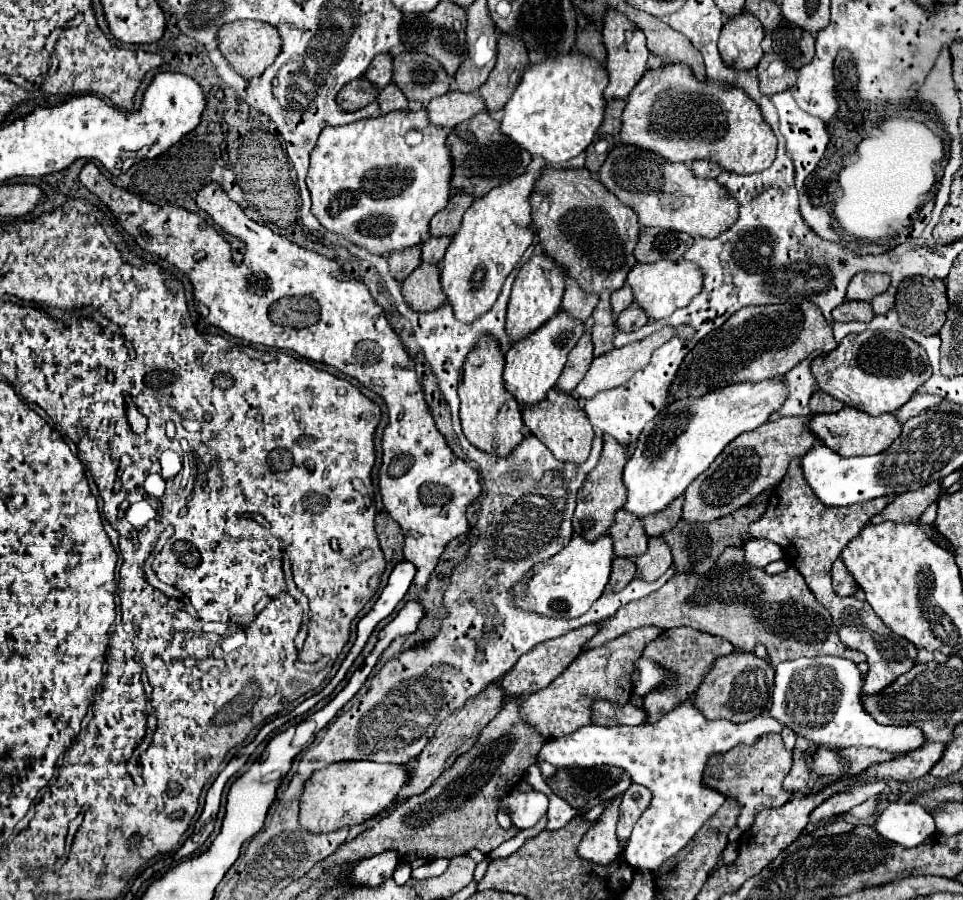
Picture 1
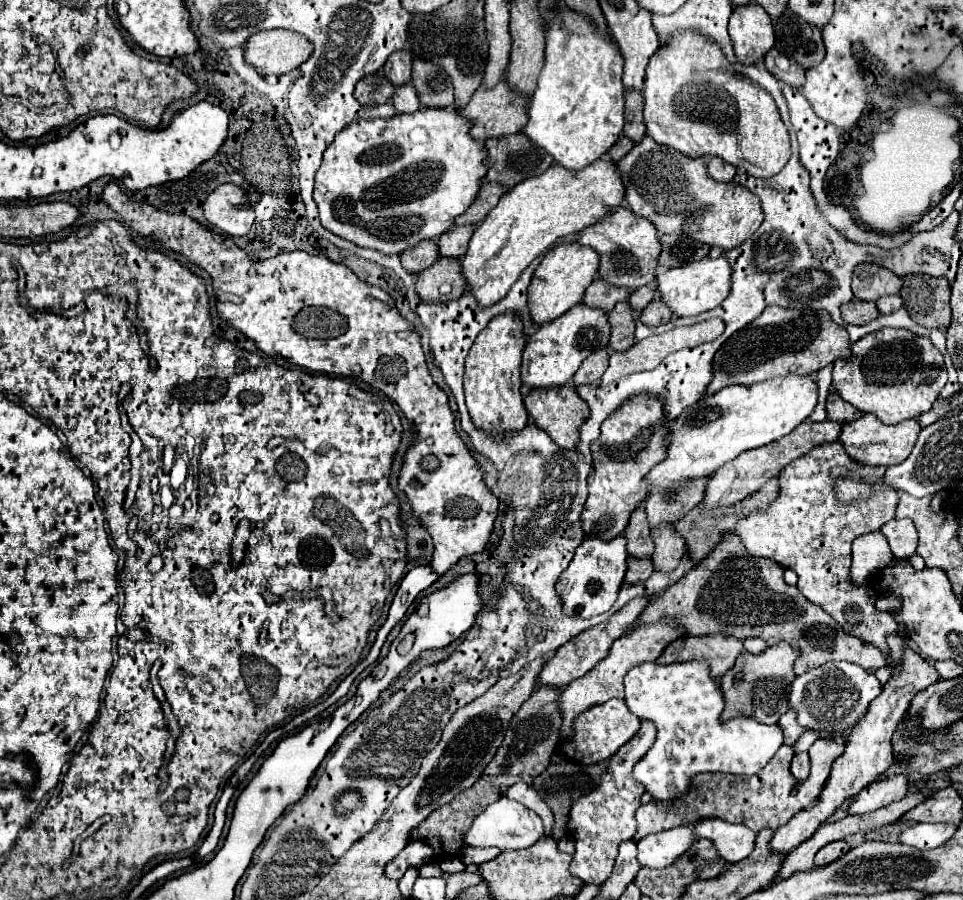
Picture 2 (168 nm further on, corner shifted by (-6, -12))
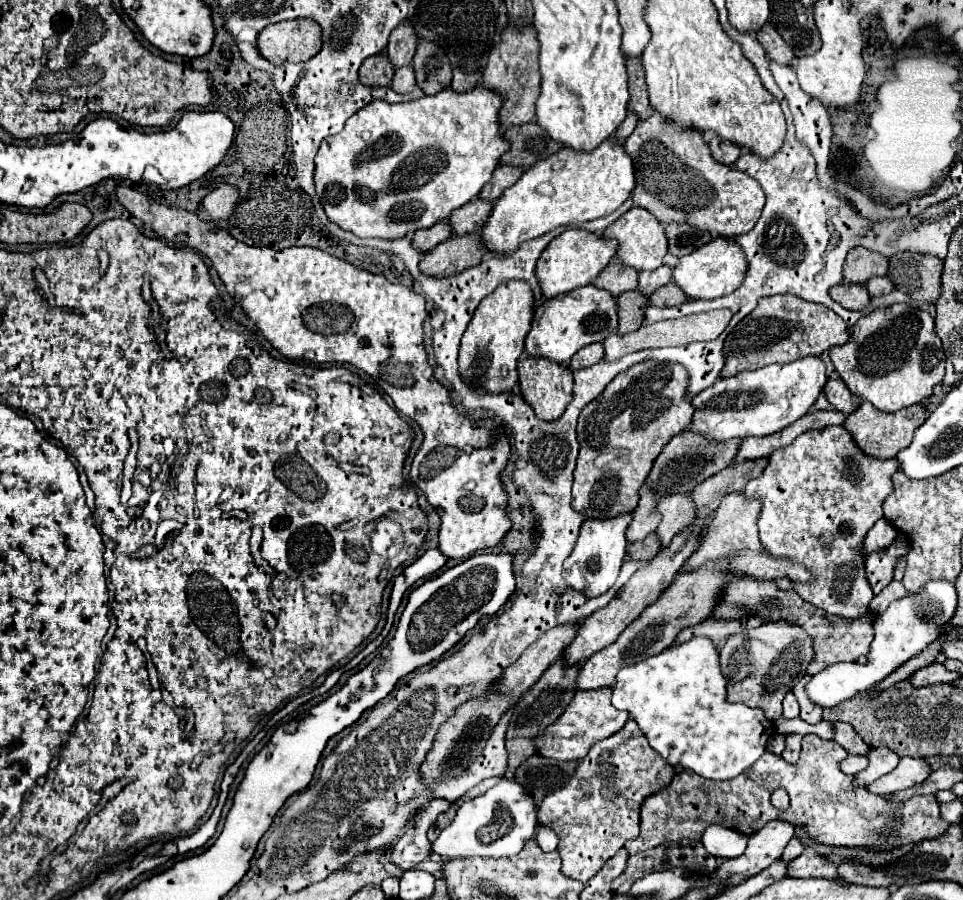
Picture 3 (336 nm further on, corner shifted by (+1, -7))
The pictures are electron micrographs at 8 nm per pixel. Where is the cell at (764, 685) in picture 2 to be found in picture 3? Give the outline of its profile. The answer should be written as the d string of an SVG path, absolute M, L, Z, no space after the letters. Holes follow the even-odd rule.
M784 621L764 623L754 631L732 635L720 649L720 669L728 681L726 699L748 707L760 707L770 721L776 721L782 715L780 709L784 695L804 677L804 665L810 663L812 653L812 639L804 633L804 629Z

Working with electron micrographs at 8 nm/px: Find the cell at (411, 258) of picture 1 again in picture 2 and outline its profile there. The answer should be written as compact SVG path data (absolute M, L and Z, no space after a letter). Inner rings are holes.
M423 240L423 242L419 242L419 246L405 250L401 256L401 262L409 272L417 274L417 272L423 272L425 268L429 268L439 256L441 254L439 254L437 242L435 240Z

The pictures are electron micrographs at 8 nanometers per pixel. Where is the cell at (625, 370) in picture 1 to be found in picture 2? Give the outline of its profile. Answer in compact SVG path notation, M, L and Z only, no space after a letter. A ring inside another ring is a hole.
M711 318L711 320L705 320L705 322L699 322L699 324L691 324L691 326L683 326L683 328L673 328L665 334L659 334L659 336L649 336L641 342L635 342L627 352L613 352L611 358L609 358L609 368L607 372L603 374L601 378L601 384L609 384L617 378L623 378L623 376L629 376L629 374L635 374L635 372L643 372L643 370L653 370L655 366L659 366L659 362L667 356L667 354L673 354L677 350L683 350L683 348L695 348L703 342L711 342L715 338L719 338L725 330L725 322L721 318Z

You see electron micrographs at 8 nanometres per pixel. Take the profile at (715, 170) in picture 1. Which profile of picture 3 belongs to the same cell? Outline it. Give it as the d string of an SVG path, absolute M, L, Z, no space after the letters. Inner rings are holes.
M714 137L710 141L710 151L712 151L712 157L722 165L734 165L736 159L740 157L740 147L738 145L728 145L728 143L720 141L718 137Z

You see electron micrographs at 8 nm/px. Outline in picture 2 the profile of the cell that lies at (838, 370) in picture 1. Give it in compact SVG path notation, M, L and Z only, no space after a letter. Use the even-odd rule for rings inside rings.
M883 328L875 334L867 334L865 338L851 344L851 358L837 360L833 366L833 386L839 396L849 404L857 406L861 412L875 414L883 424L899 424L909 418L917 418L919 414L931 410L939 392L947 382L947 370L943 364L943 354L933 346L927 336L917 336L905 328Z

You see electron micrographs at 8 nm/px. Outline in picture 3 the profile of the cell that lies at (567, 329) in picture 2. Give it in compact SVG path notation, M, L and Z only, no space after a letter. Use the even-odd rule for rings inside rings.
M586 285L554 299L556 299L556 305L550 305L550 301L544 301L534 311L532 329L528 331L526 343L524 343L528 357L542 357L554 363L566 363L582 347L590 343L600 343L616 331L616 321L618 321L616 299L608 291L596 289L594 285Z

